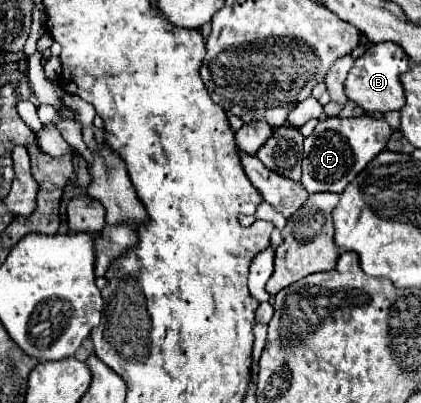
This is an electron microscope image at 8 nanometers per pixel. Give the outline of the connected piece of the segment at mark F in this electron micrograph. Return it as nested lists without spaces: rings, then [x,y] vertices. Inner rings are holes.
[[[329,117],[319,121],[309,137],[305,137],[305,157],[303,157],[303,177],[301,185],[309,193],[341,193],[349,181],[359,175],[365,165],[385,149],[389,141],[391,127],[385,119],[373,117]]]

